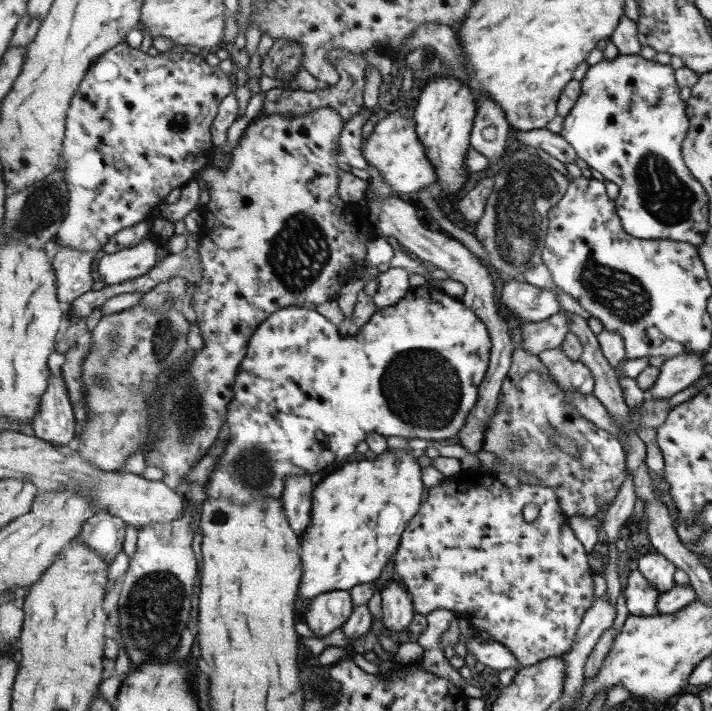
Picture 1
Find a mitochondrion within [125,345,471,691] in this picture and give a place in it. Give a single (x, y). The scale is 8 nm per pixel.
(185, 420)

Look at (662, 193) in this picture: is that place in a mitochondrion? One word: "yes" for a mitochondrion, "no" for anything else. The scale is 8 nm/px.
yes

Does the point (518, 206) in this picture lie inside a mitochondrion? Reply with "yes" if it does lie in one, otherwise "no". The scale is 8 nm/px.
yes

